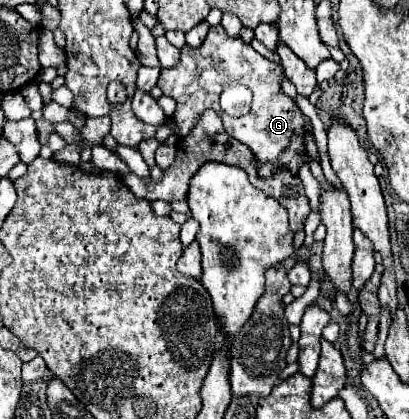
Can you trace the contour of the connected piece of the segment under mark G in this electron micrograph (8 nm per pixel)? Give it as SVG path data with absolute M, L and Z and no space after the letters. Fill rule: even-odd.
M221 25L213 27L213 37L207 37L199 49L183 47L181 59L177 65L169 69L161 69L161 77L157 85L163 89L163 95L169 95L177 101L177 109L173 121L179 129L179 137L189 135L197 119L205 109L215 109L223 117L225 131L245 143L259 163L259 177L267 179L275 175L279 169L287 169L289 173L297 175L299 167L309 159L305 149L305 131L313 133L309 119L299 111L297 103L281 91L281 65L275 65L261 57L251 45L245 45L239 37L229 37ZM211 49L213 49L213 63L211 63ZM227 81L241 81L253 91L253 105L245 119L229 117L219 107L219 95ZM295 139L299 139L299 147L289 147Z

